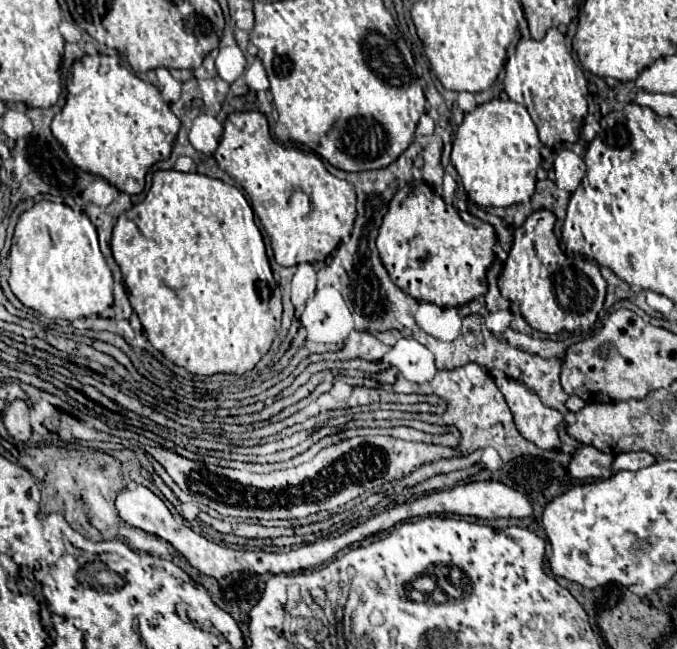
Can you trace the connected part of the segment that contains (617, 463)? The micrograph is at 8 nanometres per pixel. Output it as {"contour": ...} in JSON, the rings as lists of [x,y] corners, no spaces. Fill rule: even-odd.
{"contour":[[[626,452],[626,454],[618,454],[612,466],[612,472],[620,472],[620,470],[640,470],[646,468],[650,464],[656,462],[656,456],[652,456],[650,452]]]}

